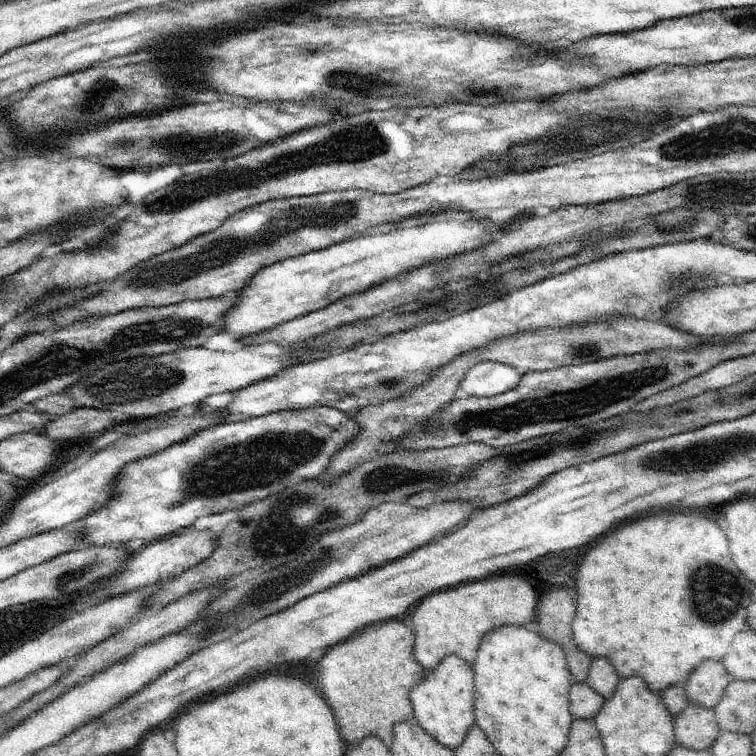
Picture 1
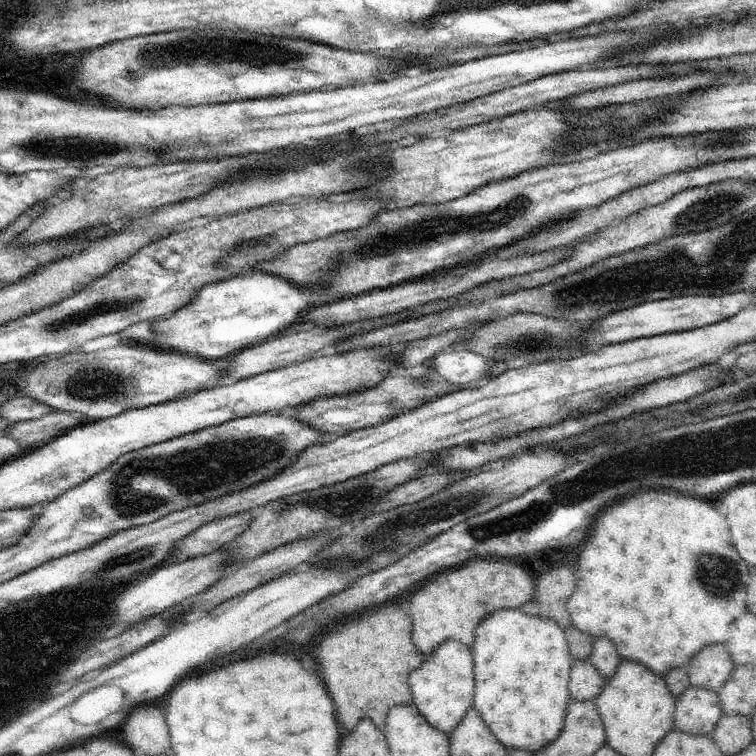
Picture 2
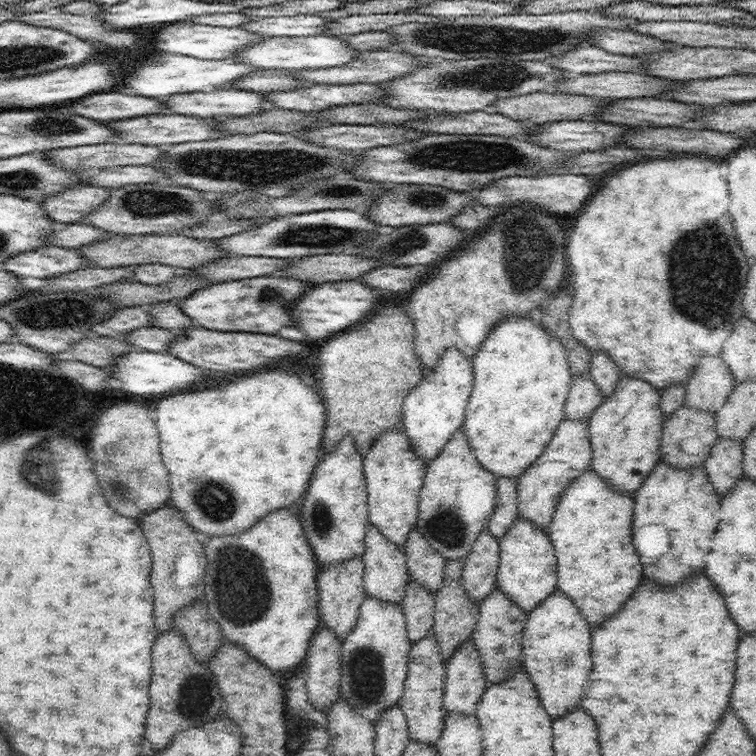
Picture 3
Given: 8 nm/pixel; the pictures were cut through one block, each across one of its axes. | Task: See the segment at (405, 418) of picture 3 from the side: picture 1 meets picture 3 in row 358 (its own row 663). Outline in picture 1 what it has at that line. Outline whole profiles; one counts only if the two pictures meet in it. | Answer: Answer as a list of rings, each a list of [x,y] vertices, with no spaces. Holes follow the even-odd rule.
[[[448,655],[434,670],[426,672],[426,676],[410,691],[413,721],[417,722],[432,738],[452,750],[464,742],[468,729],[475,724],[473,676],[473,668],[470,663],[458,655]]]

